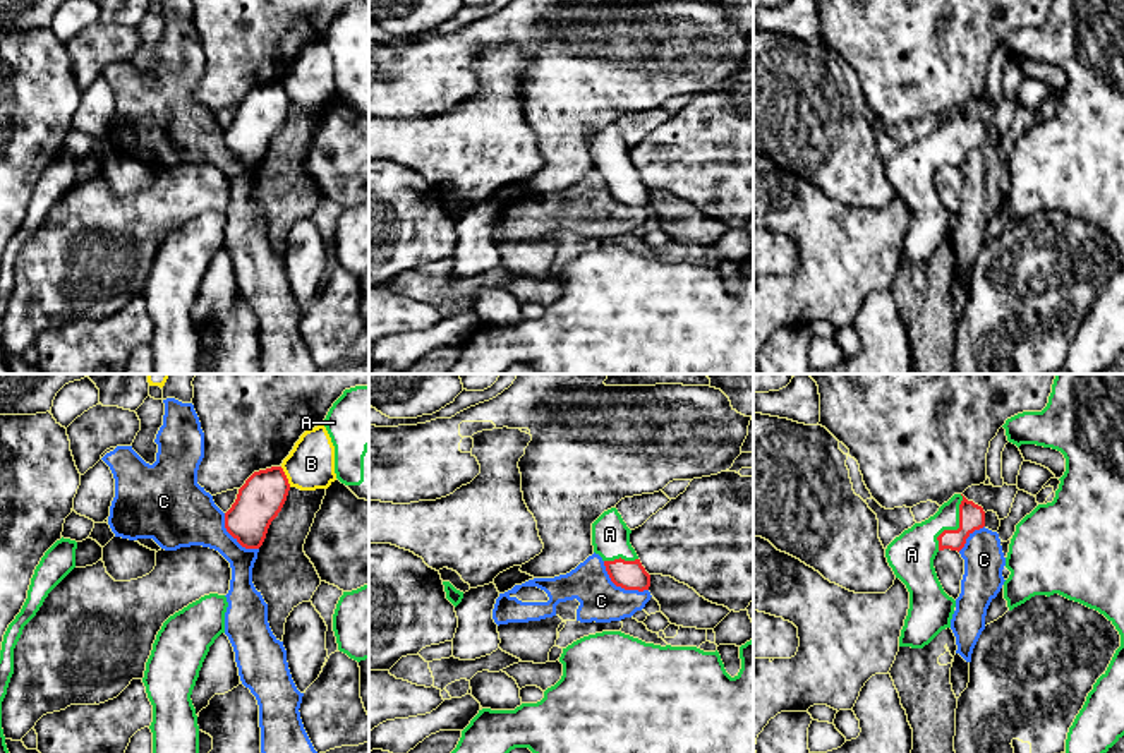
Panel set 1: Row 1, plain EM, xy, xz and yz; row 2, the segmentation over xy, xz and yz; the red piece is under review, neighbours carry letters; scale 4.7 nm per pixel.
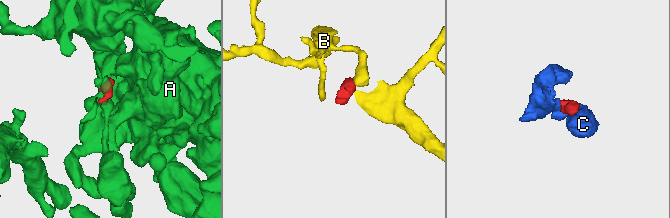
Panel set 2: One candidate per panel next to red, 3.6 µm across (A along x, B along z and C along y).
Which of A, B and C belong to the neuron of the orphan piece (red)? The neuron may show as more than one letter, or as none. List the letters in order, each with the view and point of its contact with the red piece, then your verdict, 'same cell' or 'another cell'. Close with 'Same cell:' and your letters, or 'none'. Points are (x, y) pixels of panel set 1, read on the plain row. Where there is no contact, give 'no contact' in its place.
A: contact yz (960, 143); same cell
B: contact xy (285, 93); another cell
C: contact xz (620, 201); another cell
Same cell: A

